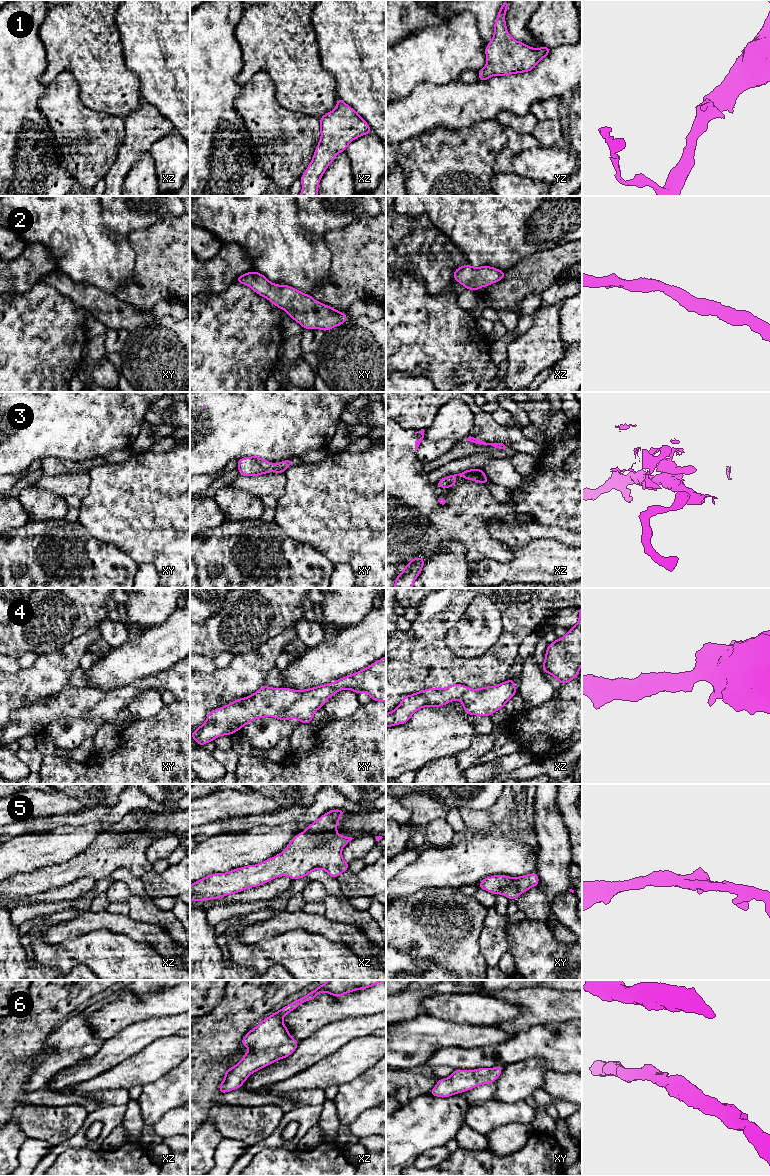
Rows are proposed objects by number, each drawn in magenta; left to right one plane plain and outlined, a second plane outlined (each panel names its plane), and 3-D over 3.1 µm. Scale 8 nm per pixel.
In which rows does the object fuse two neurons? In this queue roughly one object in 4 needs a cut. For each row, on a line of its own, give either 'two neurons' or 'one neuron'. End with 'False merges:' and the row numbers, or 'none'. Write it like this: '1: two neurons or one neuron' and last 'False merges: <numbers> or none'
1: one neuron
2: one neuron
3: two neurons
4: one neuron
5: one neuron
6: one neuron
False merges: 3

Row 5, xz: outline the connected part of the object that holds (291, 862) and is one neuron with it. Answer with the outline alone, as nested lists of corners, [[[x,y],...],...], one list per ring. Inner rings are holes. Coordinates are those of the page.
[[[340,809],[330,810],[323,814],[307,829],[297,834],[280,854],[256,865],[247,865],[227,873],[215,873],[206,876],[190,885],[190,901],[217,899],[241,892],[250,887],[258,887],[276,877],[289,876],[296,880],[318,869],[324,869],[330,877],[337,878],[348,870],[349,864],[342,858],[342,849],[352,837],[337,834],[339,818],[346,812]]]

